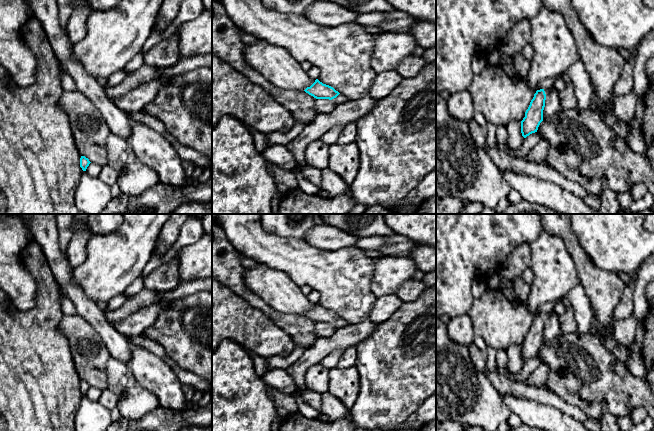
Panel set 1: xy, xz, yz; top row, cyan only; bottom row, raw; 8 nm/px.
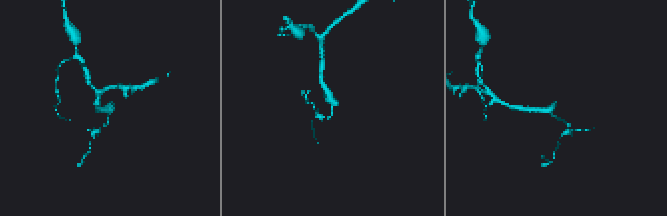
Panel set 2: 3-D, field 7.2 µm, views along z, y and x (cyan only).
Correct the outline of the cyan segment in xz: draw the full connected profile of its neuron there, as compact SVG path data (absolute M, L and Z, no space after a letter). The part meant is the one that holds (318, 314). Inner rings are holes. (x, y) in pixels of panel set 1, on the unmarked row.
M318 303L304 315L316 323L329 323L337 330L349 325L346 320L336 315L333 311L323 308Z

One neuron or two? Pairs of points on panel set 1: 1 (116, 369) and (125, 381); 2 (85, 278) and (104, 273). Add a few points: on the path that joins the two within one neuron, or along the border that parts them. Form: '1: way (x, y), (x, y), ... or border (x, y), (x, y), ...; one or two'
1: way (116, 372), (122, 378); one
2: way (90, 276), (99, 276); one

